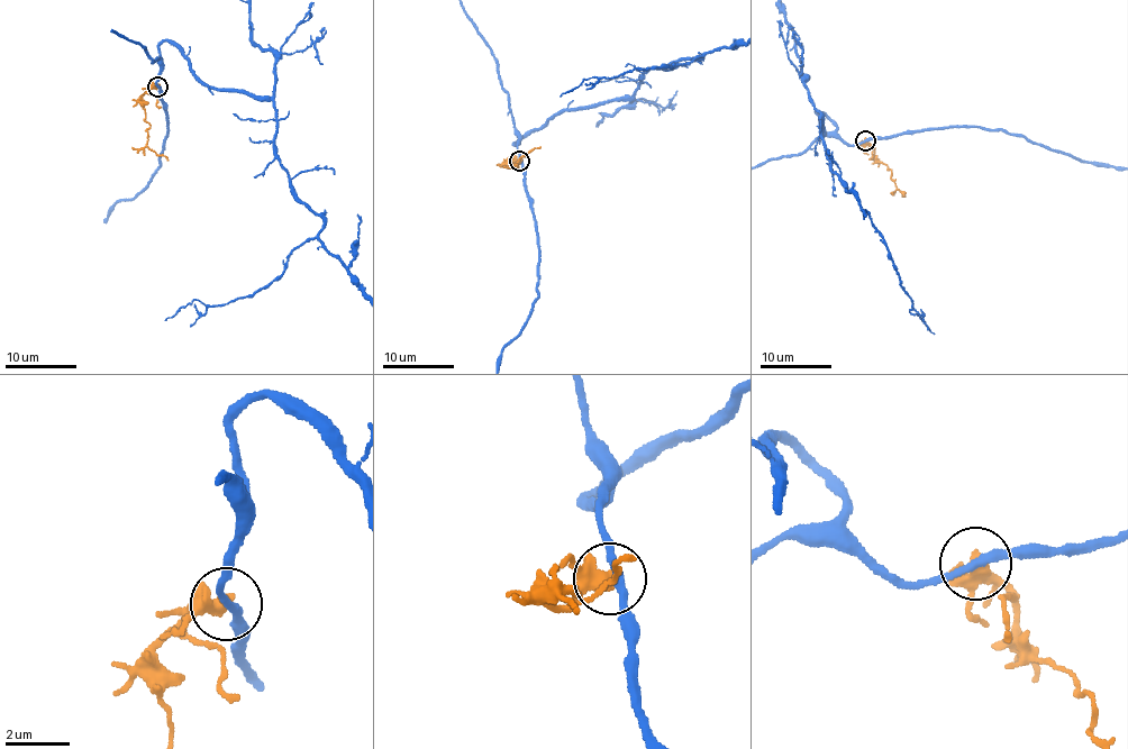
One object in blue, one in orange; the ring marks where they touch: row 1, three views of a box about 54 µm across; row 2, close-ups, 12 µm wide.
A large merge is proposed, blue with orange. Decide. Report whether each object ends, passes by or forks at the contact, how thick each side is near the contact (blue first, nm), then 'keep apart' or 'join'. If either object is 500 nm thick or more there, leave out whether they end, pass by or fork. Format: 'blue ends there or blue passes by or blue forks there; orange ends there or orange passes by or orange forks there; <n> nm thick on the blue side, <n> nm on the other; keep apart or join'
blue passes by; orange forks there; 240 nm thick on the blue side, 320 nm on the other; keep apart

